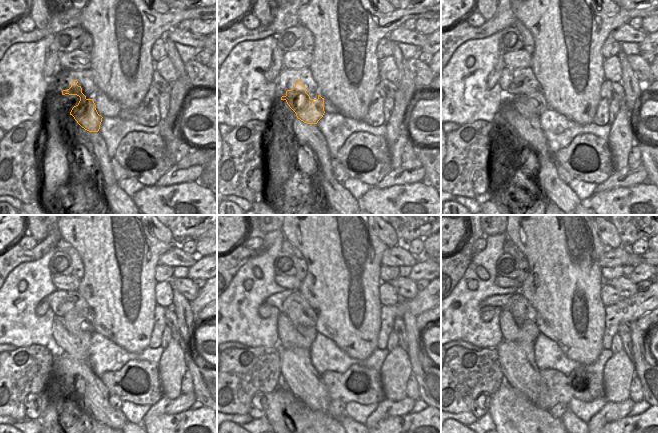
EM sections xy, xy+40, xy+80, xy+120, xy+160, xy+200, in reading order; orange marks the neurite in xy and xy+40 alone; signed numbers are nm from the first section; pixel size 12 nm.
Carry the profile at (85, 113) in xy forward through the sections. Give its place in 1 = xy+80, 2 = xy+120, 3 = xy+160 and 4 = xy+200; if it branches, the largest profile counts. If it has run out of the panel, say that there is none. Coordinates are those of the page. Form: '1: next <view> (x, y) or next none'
1: next xy+80 (523, 101)
2: next xy+120 (74, 322)
3: next xy+160 (297, 316)
4: next xy+200 (520, 312)

